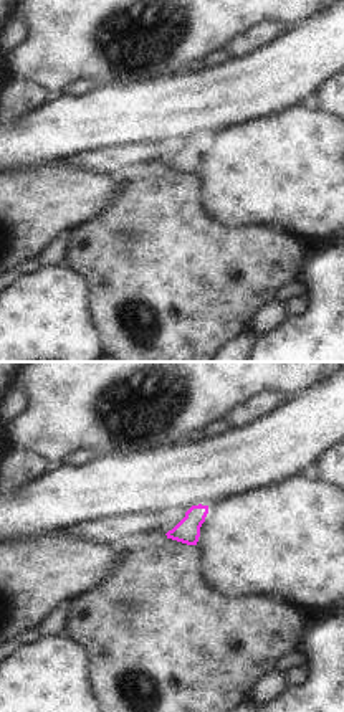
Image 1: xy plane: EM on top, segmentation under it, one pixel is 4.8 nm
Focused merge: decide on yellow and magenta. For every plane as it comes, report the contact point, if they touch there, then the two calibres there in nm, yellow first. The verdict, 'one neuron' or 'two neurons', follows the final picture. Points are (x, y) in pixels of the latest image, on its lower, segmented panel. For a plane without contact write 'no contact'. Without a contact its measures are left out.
no contact

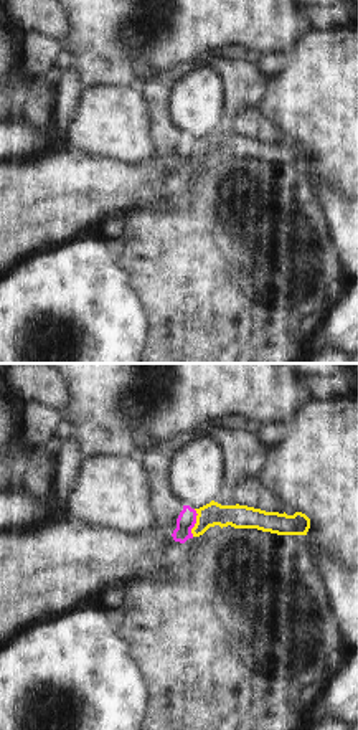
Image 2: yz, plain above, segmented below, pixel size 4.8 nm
meets yellow at (197, 522); 120 nm thick on the yellow side, 90 nm on the other

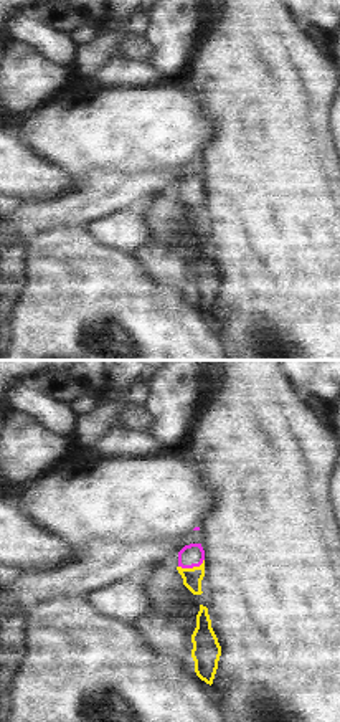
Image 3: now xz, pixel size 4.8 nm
meets yellow at (193, 567); 100 nm thick on the yellow side, 110 nm on the other

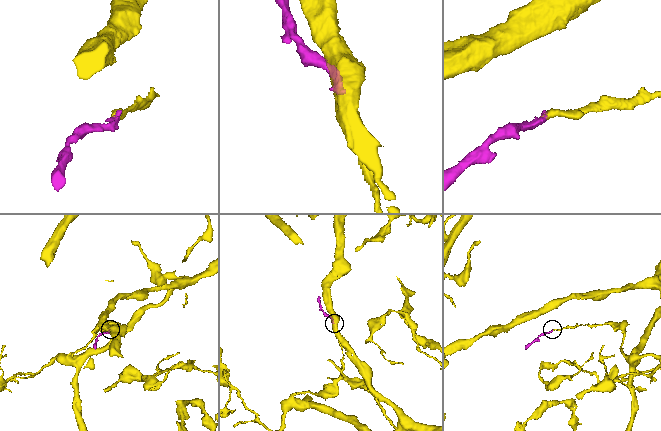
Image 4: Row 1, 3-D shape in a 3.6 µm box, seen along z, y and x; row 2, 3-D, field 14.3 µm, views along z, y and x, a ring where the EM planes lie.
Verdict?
one neuron

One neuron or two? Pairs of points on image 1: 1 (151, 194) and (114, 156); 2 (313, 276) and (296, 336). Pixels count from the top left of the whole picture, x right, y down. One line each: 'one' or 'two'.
1: two
2: one

